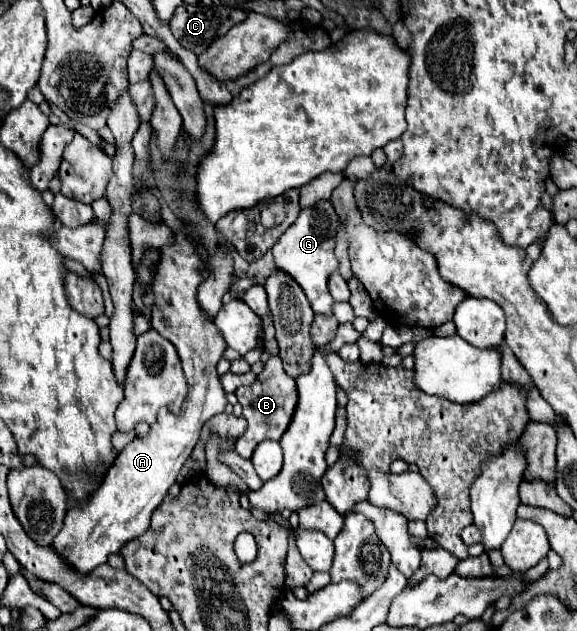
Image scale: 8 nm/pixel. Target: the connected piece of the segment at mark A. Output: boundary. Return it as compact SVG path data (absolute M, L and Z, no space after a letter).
M174 231L174 235L176 243L162 247L160 265L146 295L154 297L152 327L166 337L180 355L188 381L188 395L180 415L160 409L160 421L152 425L148 437L132 439L120 451L96 493L92 493L92 497L80 505L80 509L70 509L66 513L64 527L54 537L52 547L56 547L58 553L64 553L64 557L68 557L68 561L72 561L80 573L90 573L98 565L106 563L108 555L118 553L124 543L132 541L132 537L140 537L140 533L148 529L152 511L176 483L184 461L200 439L204 423L210 417L224 413L228 403L216 373L216 363L222 359L226 345L214 323L204 325L204 317L200 317L200 307L196 305L196 285L202 281L198 269L204 263L200 261L196 247L192 241L188 241L186 233Z

